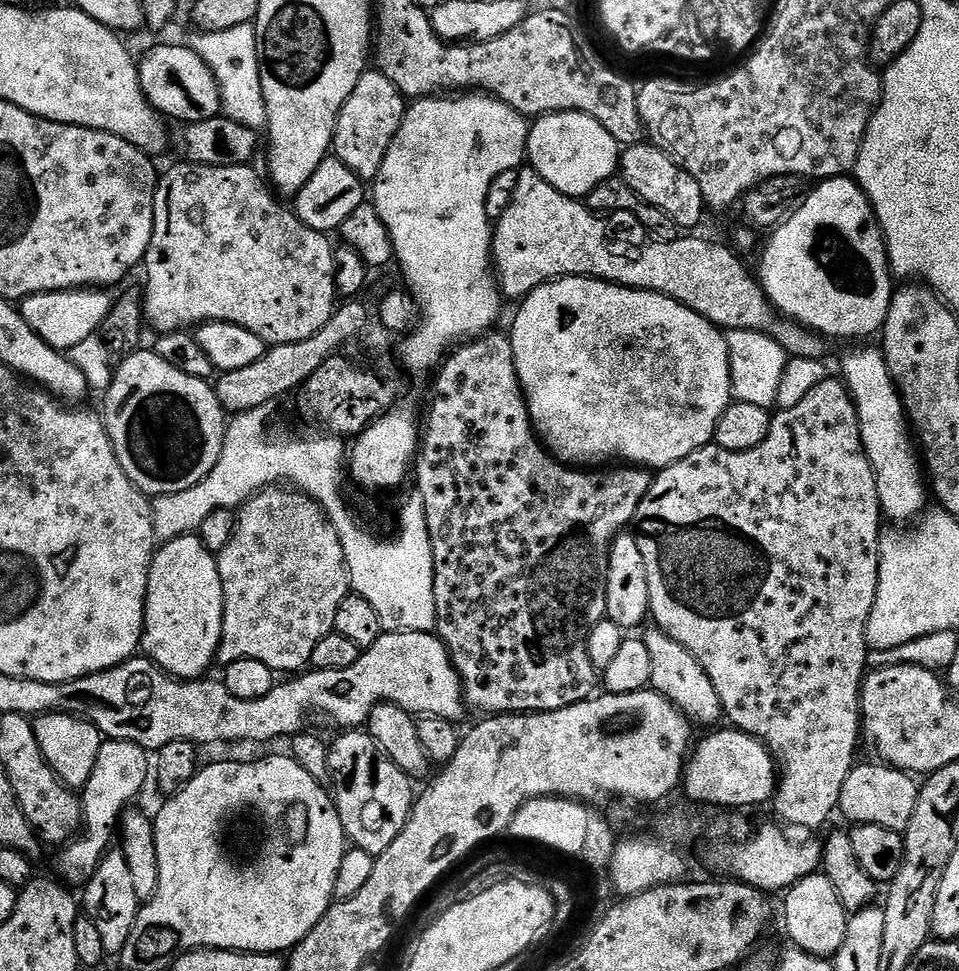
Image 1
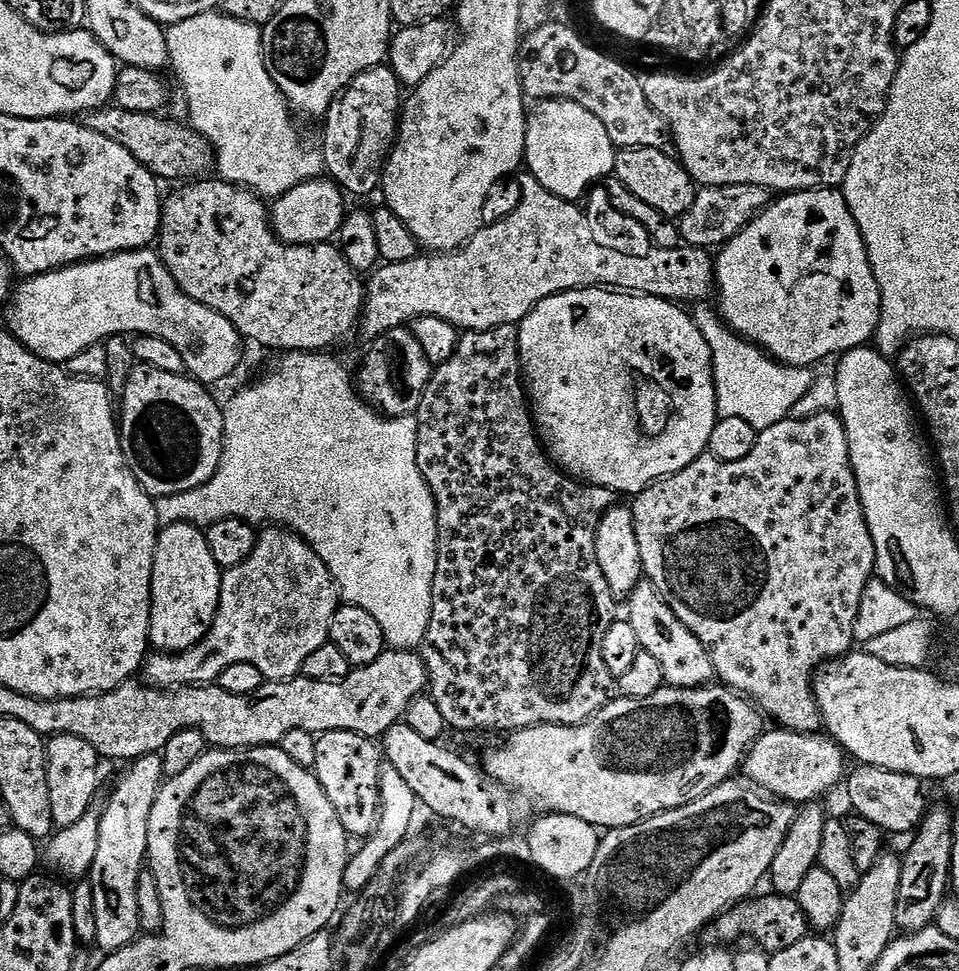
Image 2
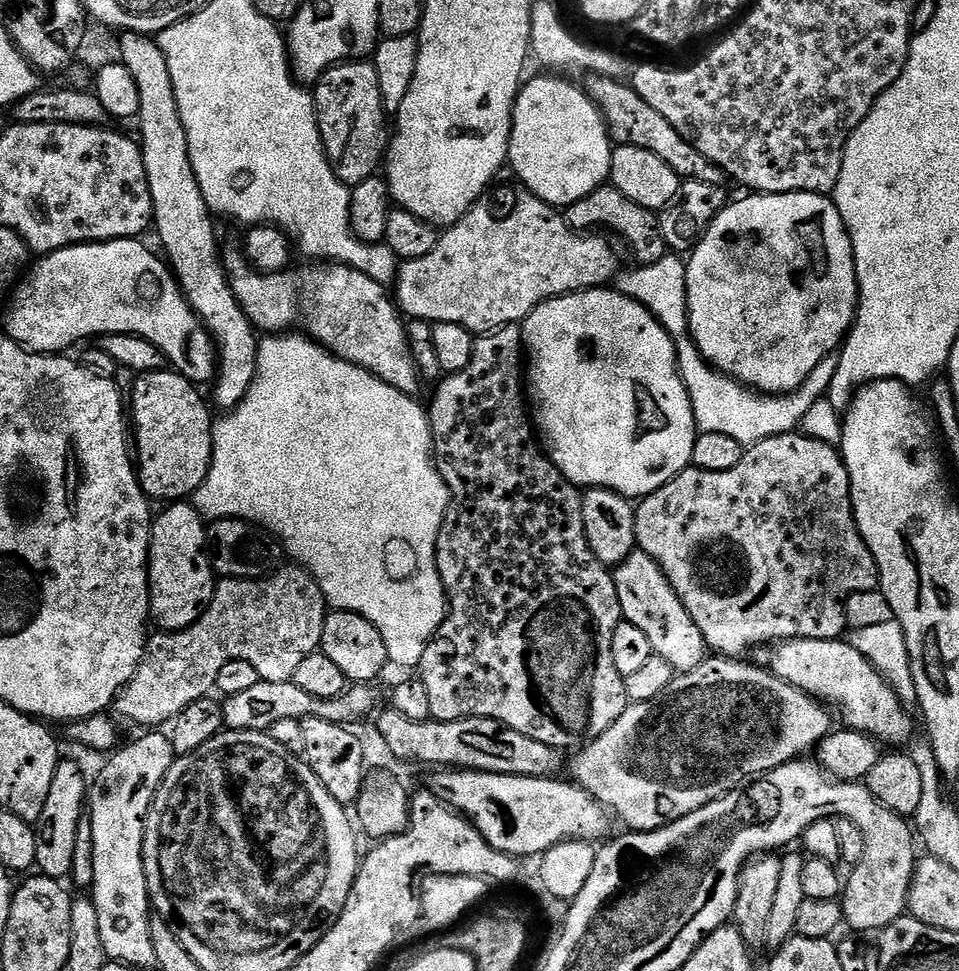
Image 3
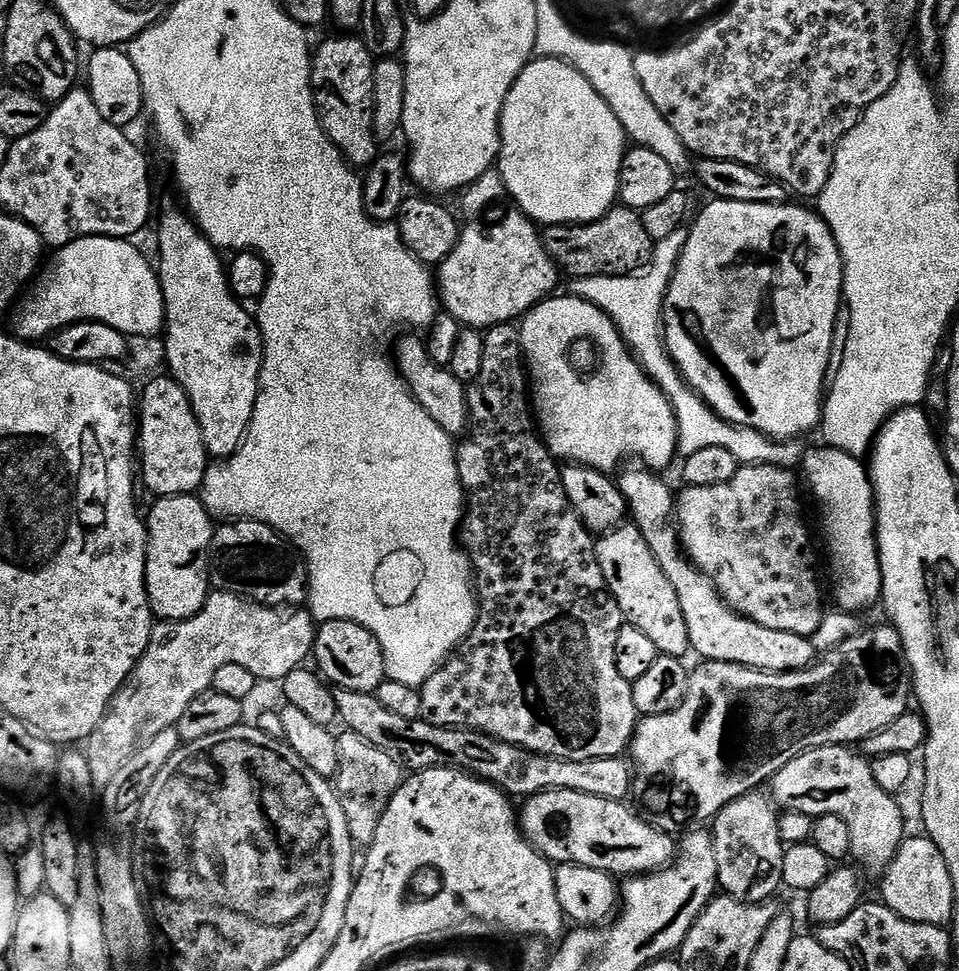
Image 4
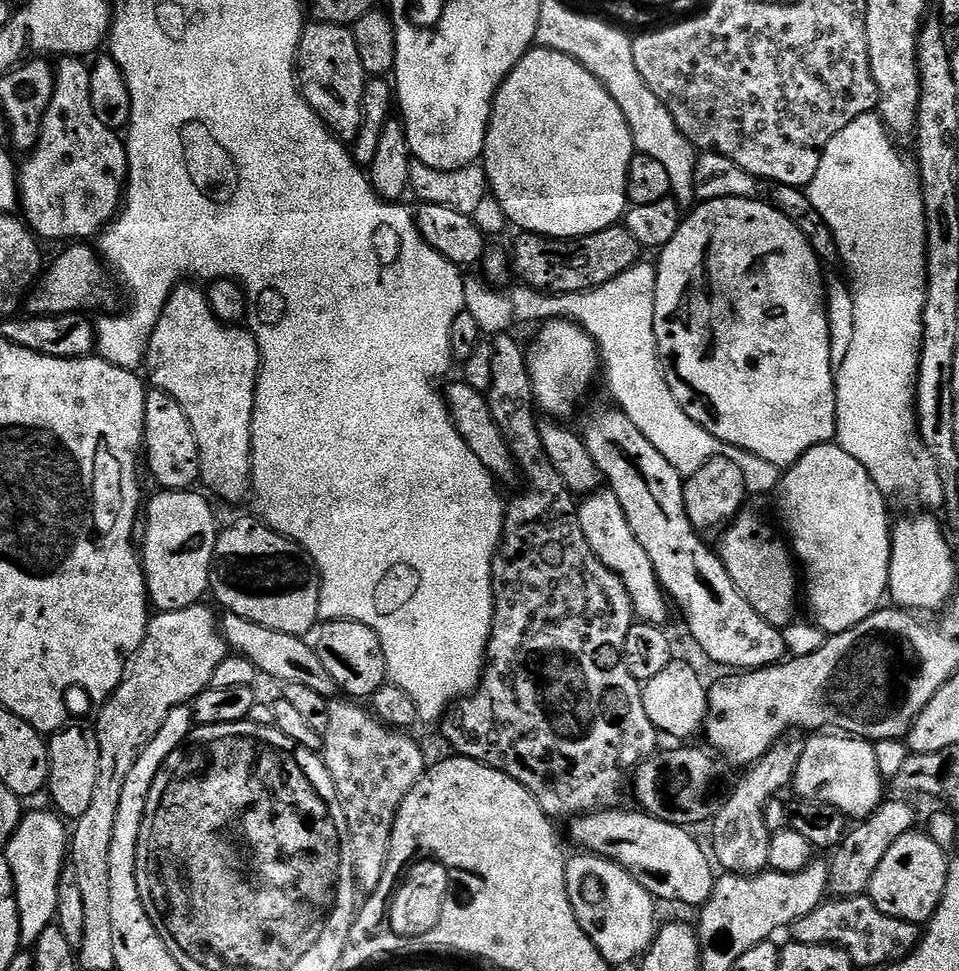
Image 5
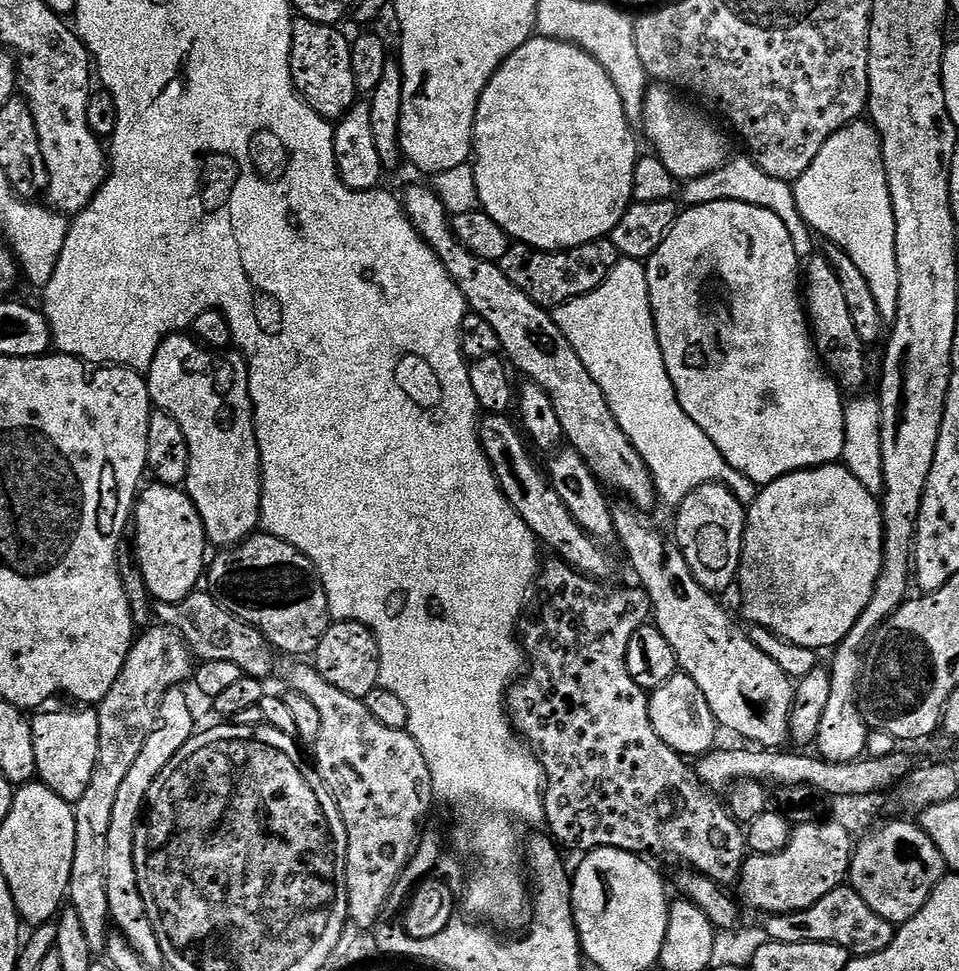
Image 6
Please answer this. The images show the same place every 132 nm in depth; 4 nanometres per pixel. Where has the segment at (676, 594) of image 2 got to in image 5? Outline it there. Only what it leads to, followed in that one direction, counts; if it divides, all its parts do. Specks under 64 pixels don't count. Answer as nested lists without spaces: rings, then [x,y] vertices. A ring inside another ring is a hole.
[[[741,511],[719,533],[718,555],[742,598],[746,598],[746,602],[750,602],[750,606],[754,606],[754,610],[766,622],[783,630],[797,619],[796,591],[802,588],[798,579],[798,564],[783,539],[772,540],[776,536],[775,530],[758,513],[748,511]]]

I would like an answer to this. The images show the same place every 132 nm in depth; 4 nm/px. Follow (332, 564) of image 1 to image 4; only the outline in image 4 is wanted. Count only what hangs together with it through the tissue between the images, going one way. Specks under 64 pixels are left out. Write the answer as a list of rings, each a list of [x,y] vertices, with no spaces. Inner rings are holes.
[[[212,590],[208,593],[208,600],[188,620],[166,620],[157,623],[150,634],[150,642],[142,654],[142,658],[134,666],[134,670],[126,678],[126,682],[120,687],[112,704],[108,707],[107,714],[102,722],[94,730],[94,734],[86,741],[86,751],[90,762],[92,785],[97,790],[103,790],[110,786],[114,774],[142,750],[162,730],[176,727],[178,718],[198,694],[209,691],[214,682],[214,674],[222,670],[222,666],[237,664],[246,666],[250,674],[254,674],[257,681],[276,680],[282,682],[290,670],[301,667],[304,660],[313,655],[316,647],[317,621],[312,619],[311,611],[300,606],[285,606],[283,608],[271,608],[269,604],[260,604],[256,600],[247,600],[233,592]]]

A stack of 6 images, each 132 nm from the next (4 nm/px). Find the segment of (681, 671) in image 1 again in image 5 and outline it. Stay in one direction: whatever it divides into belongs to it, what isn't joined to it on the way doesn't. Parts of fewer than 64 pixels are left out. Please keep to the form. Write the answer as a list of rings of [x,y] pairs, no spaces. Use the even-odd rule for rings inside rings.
[[[597,490],[585,495],[579,501],[576,513],[578,522],[582,526],[582,534],[586,534],[586,542],[590,542],[590,550],[594,550],[598,562],[602,562],[602,566],[606,566],[614,574],[618,574],[620,581],[626,586],[626,594],[630,594],[635,619],[642,624],[667,625],[670,600],[663,586],[660,585],[660,579],[654,570],[654,562],[650,562],[650,557],[646,555],[646,550],[642,550],[638,538],[634,538],[634,530],[630,530],[630,522],[626,522],[626,514],[622,510],[622,502],[618,502],[618,494],[610,490]]]

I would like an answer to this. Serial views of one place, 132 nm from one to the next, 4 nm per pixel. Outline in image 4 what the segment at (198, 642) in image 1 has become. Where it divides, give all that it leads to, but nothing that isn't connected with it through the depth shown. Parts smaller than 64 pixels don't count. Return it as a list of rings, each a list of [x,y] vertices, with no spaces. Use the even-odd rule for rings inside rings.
[[[192,494],[159,497],[151,505],[151,510],[152,513],[146,516],[148,604],[157,621],[188,620],[198,614],[198,610],[202,610],[208,600],[208,547],[212,545],[213,517],[204,507],[203,499]]]

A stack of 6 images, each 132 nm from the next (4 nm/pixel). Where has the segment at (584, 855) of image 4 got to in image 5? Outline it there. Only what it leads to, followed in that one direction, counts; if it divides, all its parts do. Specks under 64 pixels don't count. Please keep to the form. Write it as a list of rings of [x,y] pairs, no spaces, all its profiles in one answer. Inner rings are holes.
[[[635,810],[636,812],[624,811],[585,812],[583,816],[575,817],[571,824],[572,840],[580,847],[577,849],[622,865],[626,871],[635,874],[637,882],[657,901],[677,900],[680,904],[696,904],[695,906],[705,904],[712,896],[712,891],[718,879],[717,873],[712,873],[714,864],[706,851],[705,845],[703,848],[691,836],[693,833],[687,828],[680,828],[677,824],[671,824],[665,820],[649,816],[643,810]]]

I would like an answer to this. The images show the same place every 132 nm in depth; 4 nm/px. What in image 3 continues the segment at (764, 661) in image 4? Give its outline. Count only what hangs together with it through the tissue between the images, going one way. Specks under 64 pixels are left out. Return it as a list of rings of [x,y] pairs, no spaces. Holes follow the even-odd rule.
[[[844,638],[838,640],[785,640],[775,645],[772,657],[766,661],[767,667],[776,673],[779,680],[785,680],[790,686],[802,690],[813,700],[819,700],[829,709],[835,710],[845,720],[847,727],[853,732],[861,732],[871,736],[881,745],[904,746],[912,740],[912,720],[907,716],[906,707],[888,683],[881,678],[876,668],[854,650],[852,644]]]

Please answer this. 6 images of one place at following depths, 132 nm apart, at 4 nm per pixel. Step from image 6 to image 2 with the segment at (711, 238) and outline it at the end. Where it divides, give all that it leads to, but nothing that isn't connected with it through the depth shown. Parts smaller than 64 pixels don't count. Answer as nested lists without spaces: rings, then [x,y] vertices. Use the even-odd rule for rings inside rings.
[[[818,188],[815,190],[797,190],[791,194],[784,194],[775,202],[768,205],[759,216],[756,216],[744,227],[739,234],[727,244],[723,245],[715,253],[716,283],[718,296],[720,292],[720,308],[718,315],[737,336],[755,344],[757,348],[763,348],[773,360],[779,360],[782,364],[796,364],[796,312],[804,316],[804,360],[808,366],[815,365],[815,360],[824,360],[827,356],[835,357],[843,354],[851,348],[865,347],[875,337],[876,327],[880,324],[880,291],[878,280],[874,278],[874,270],[870,266],[870,258],[866,254],[866,242],[858,230],[858,222],[854,222],[854,214],[850,214],[850,206],[846,202],[843,191],[830,188]],[[780,200],[780,201],[779,201]],[[800,284],[808,291],[808,296],[800,292]],[[800,292],[800,293],[799,293]],[[797,295],[797,296],[796,296]],[[796,300],[800,305],[796,308]],[[836,352],[836,353],[835,353]]]

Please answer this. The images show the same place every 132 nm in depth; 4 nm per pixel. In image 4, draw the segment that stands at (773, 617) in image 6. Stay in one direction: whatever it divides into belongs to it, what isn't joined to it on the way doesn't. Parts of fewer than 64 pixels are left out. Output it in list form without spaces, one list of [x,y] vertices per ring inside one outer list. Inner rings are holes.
[[[819,446],[820,448],[816,448],[813,450],[813,452],[808,452],[805,454],[803,453],[802,456],[802,464],[803,464],[803,460],[804,460],[804,476],[803,479],[806,481],[807,484],[807,480],[808,479],[808,484],[810,487],[812,487],[812,496],[814,499],[816,499],[816,504],[818,507],[820,507],[820,528],[822,531],[824,531],[824,544],[826,547],[828,547],[828,564],[830,567],[832,567],[832,588],[831,588],[831,584],[830,584],[830,596],[832,599],[832,596],[834,599],[836,599],[836,604],[835,607],[837,609],[839,609],[839,611],[841,612],[850,612],[853,614],[860,614],[863,613],[863,608],[868,608],[871,606],[872,603],[877,601],[879,601],[881,599],[882,596],[882,570],[880,569],[880,552],[878,551],[878,549],[876,549],[876,496],[872,493],[872,478],[869,472],[869,469],[866,467],[865,461],[863,459],[861,459],[861,457],[858,456],[851,456],[850,454],[846,454],[845,452],[843,452],[842,450],[838,450],[837,448],[830,448],[827,446]]]

